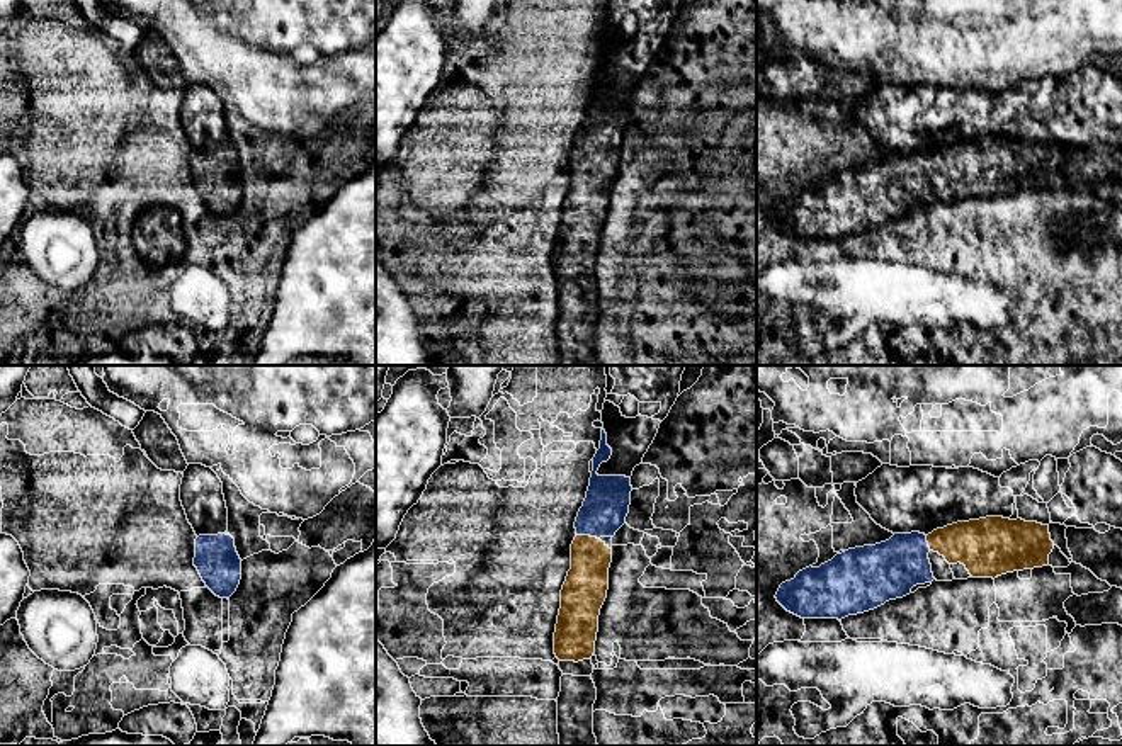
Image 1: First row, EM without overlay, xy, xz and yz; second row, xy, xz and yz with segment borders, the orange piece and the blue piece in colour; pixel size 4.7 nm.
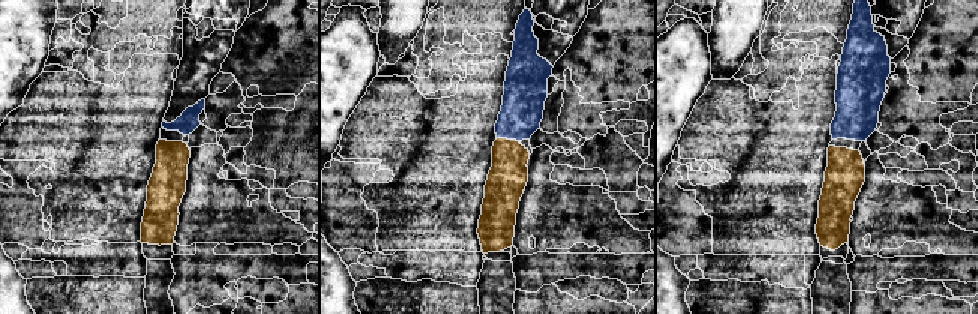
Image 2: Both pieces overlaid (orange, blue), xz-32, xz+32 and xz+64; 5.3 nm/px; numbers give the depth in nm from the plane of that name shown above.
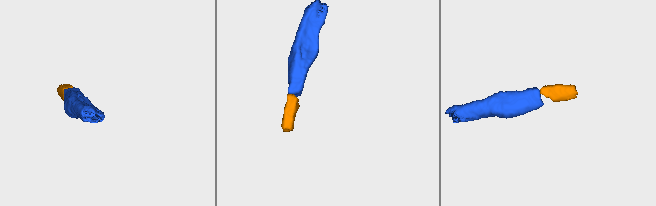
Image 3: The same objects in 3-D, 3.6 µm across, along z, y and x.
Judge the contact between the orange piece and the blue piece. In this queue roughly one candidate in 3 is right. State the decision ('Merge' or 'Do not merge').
Merge

